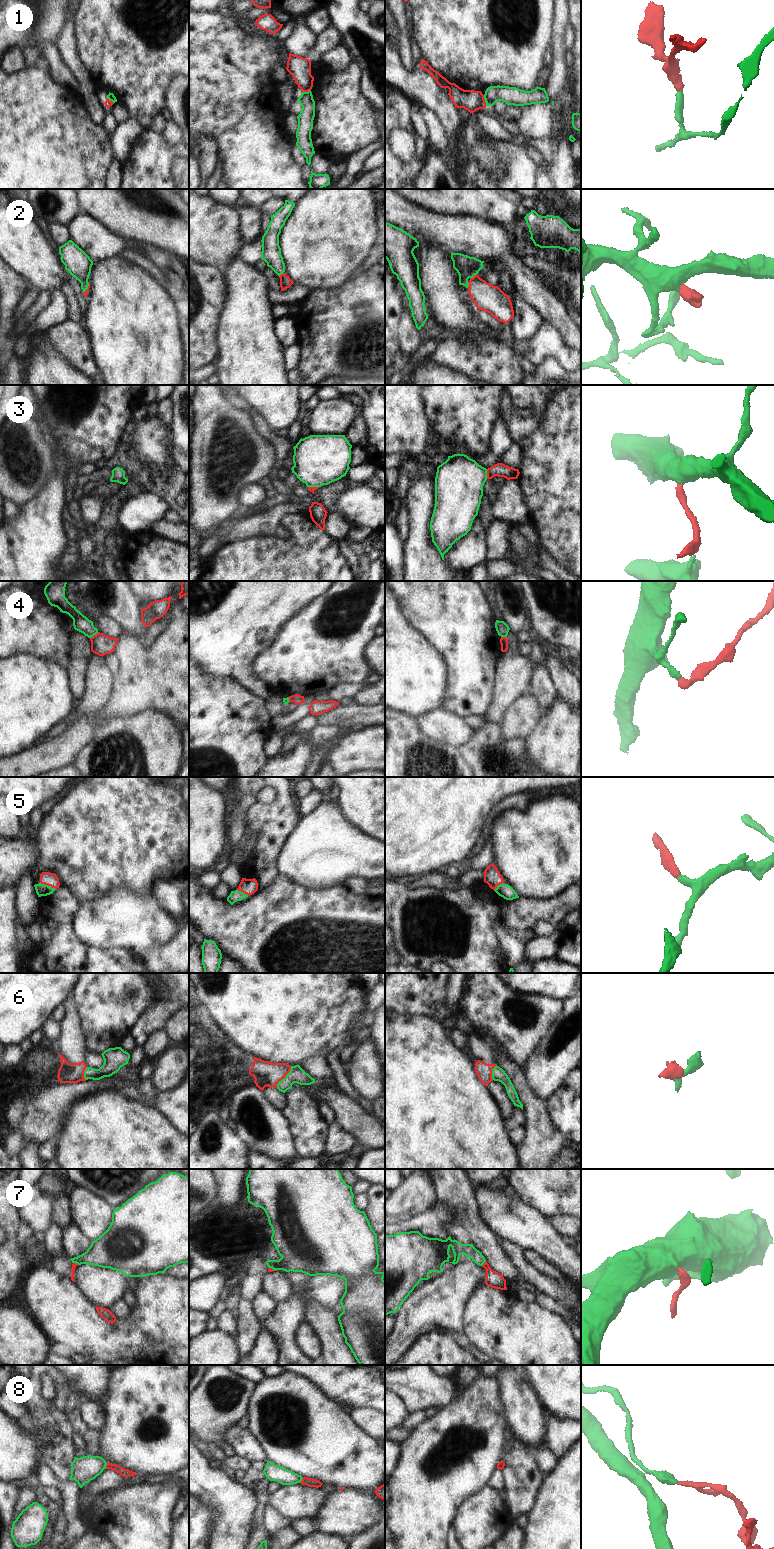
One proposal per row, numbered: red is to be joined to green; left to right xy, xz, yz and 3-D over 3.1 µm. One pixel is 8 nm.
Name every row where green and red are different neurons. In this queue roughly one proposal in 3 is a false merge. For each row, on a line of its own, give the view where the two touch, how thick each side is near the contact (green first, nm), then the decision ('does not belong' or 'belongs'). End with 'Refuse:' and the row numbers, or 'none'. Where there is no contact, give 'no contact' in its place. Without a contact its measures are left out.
1: contact in yz; calibres 140 and 160 nm; does not belong
2: contact in yz; calibres 180 and 220 nm; belongs
3: contact in yz; calibres 400 and 110 nm; belongs
4: contact in xy; calibres 140 and 160 nm; does not belong
5: contact in xy; calibres 100 and 110 nm; belongs
6: contact in xz; calibres 130 and 200 nm; does not belong
7: contact in xy; calibres 240 and 40 nm; belongs
8: contact in xy; calibres 200 and 70 nm; belongs
Refuse: 1, 4, 6

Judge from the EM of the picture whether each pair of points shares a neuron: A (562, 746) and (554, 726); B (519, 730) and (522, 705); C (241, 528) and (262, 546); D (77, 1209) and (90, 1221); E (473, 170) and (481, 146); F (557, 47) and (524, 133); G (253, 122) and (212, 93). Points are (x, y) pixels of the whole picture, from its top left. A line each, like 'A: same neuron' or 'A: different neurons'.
A: same neuron
B: same neuron
C: different neurons
D: same neuron
E: different neurons
F: same neuron
G: same neuron

